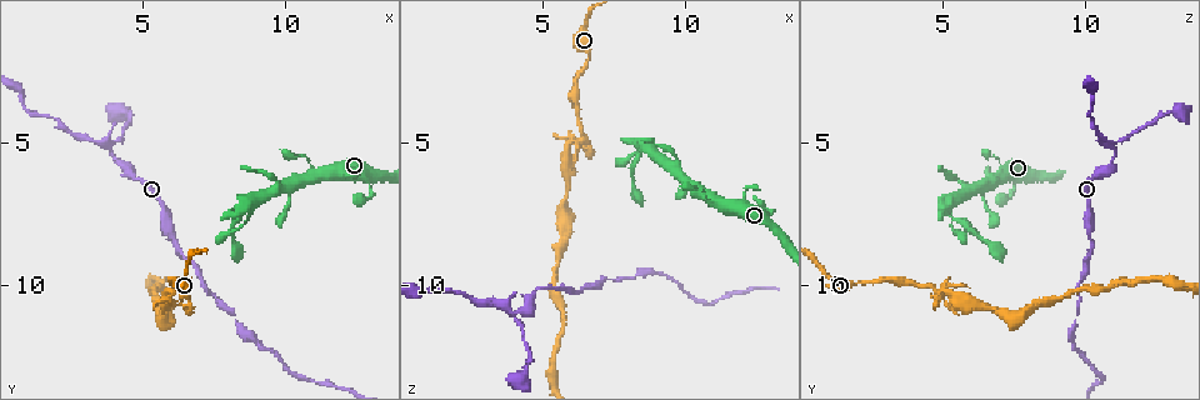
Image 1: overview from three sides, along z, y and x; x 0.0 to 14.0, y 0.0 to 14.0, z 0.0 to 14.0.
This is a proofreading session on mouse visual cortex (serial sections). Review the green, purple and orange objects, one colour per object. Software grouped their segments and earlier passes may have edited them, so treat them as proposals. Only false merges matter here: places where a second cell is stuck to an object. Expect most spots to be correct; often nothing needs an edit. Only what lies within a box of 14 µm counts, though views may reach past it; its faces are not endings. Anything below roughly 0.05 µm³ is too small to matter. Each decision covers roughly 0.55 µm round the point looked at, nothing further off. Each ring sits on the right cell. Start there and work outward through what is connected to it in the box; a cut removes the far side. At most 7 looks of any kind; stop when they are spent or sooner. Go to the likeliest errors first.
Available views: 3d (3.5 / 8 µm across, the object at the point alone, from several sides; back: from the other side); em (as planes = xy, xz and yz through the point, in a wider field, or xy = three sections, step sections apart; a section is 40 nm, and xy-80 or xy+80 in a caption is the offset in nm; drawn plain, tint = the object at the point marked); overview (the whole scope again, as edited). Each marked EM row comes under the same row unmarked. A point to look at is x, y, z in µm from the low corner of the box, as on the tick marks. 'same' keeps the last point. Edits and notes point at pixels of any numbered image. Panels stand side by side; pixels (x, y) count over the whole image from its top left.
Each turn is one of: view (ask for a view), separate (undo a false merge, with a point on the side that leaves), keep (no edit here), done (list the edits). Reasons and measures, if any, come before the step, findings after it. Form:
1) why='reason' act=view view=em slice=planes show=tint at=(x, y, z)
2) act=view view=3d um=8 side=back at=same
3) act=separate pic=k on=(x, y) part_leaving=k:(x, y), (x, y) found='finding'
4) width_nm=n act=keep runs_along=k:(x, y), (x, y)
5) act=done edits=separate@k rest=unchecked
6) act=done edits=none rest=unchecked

why='thin neck' act=view view=3d um=3.5 at=(8.8, 7.1, 5.2)

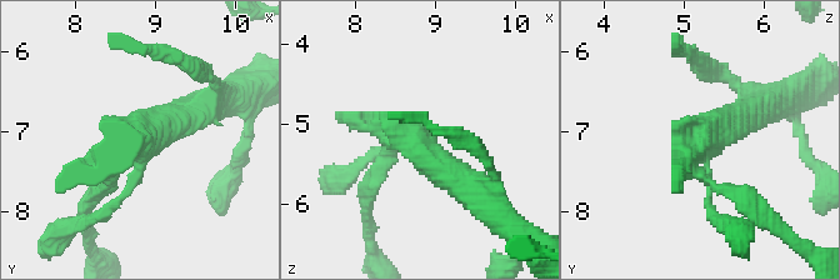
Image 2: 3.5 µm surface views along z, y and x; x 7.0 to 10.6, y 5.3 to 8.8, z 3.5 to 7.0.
act=view view=em slice=xy step=1 show=tint at=(8.75, 7.10, 5.15)

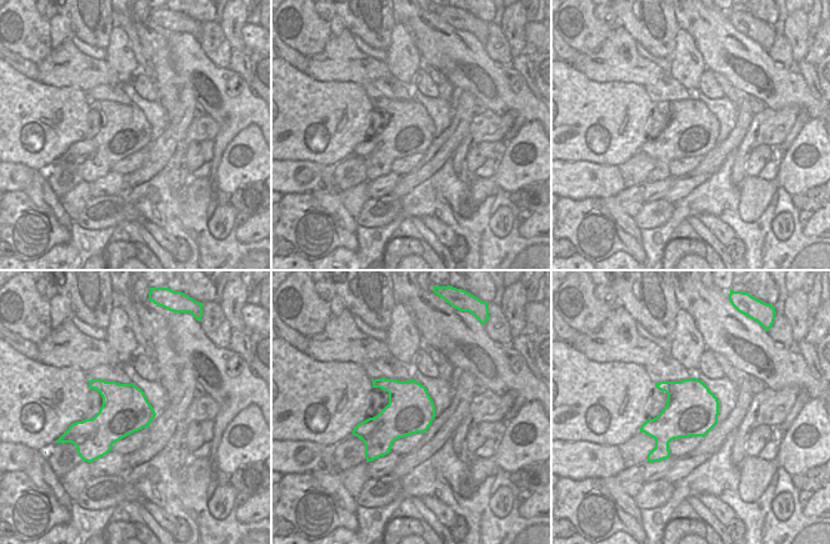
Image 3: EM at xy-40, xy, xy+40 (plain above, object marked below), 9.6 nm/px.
why='another direction' act=view view=em slice=xy step=5 show=tint at=same

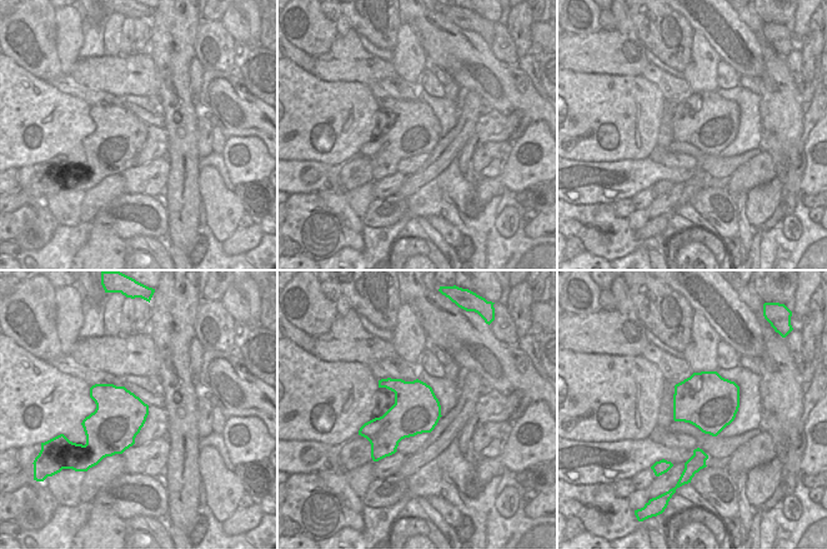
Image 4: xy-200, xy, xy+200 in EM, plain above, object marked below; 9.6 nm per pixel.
act=keep runs_along=2:(190, 111), (133, 134), (101, 188) found='all the same cell'

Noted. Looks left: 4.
why='a fork' act=view view=3d um=3.5 at=(3.8, 5.1, 10.9)

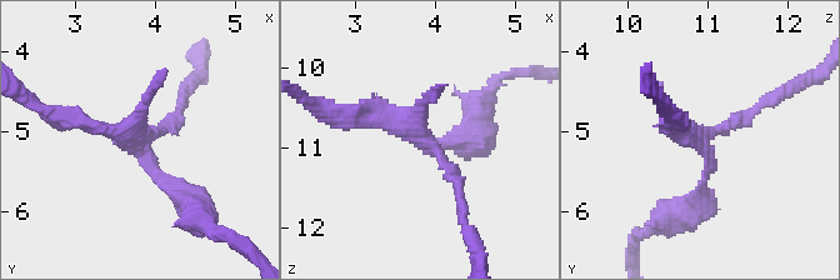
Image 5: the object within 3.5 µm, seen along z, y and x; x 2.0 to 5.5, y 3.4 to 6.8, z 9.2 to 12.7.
act=view view=em slice=xy step=1 show=tint at=(3.85, 5.10, 10.90)

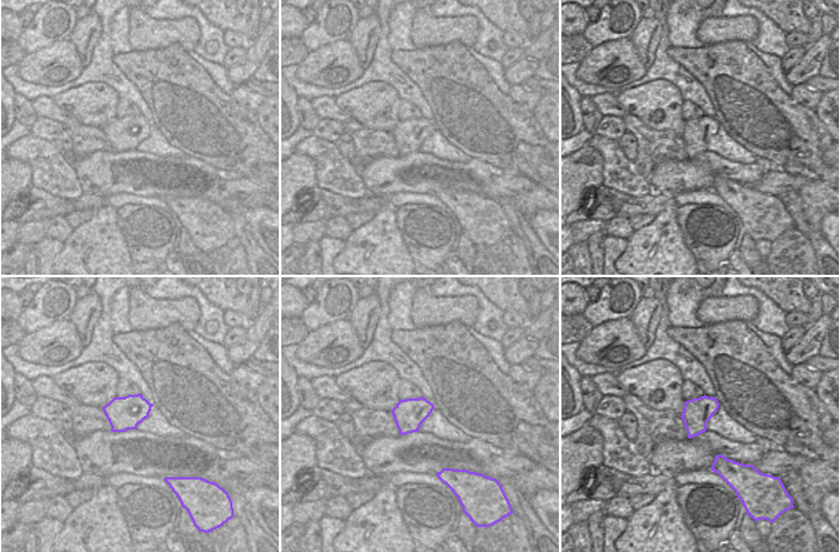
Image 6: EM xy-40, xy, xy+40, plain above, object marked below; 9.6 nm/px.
act=keep runs_along=5:(696, 205), (709, 168), (703, 133), (758, 110) found='continuous, no second cell'

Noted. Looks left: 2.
why='sharp bend' act=view view=3d um=3.5 at=(6.5, 10.3, 4.7)

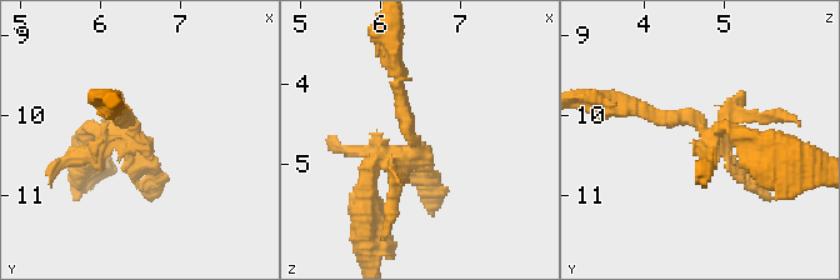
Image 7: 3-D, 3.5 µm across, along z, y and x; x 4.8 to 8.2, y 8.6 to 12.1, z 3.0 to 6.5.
act=view view=em slice=xy step=2 show=tint at=(6.40, 10.25, 4.80)

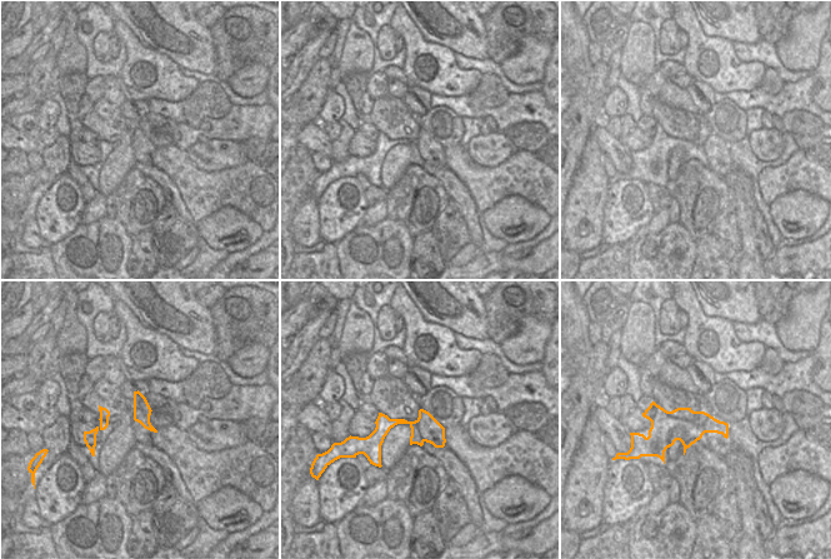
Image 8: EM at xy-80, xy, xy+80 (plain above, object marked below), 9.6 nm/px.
act=separate pic=7 on=(396, 184) part_leaving=7:(413, 149), (370, 165), (366, 223) found='a second cell is stuck on'

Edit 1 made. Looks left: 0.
act=done edits=separate@7 rest=unchecked

